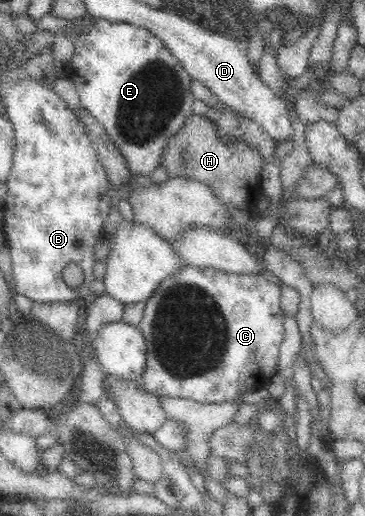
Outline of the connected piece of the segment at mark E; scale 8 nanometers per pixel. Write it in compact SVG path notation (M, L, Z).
M98 18L98 23L86 34L74 41L75 55L65 75L72 79L80 94L79 107L88 110L104 126L124 156L129 171L148 176L157 167L168 136L180 131L193 112L195 96L191 90L192 79L163 42L144 27Z

